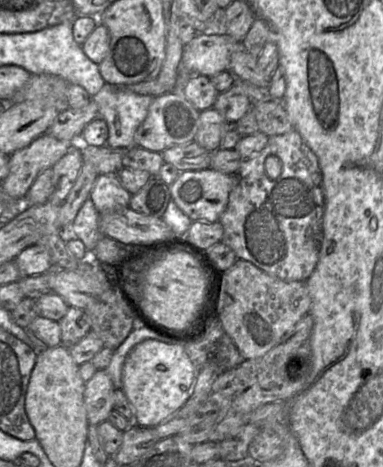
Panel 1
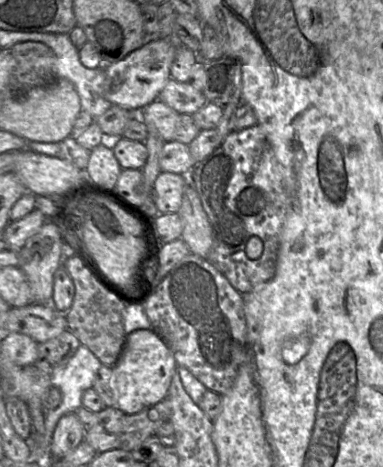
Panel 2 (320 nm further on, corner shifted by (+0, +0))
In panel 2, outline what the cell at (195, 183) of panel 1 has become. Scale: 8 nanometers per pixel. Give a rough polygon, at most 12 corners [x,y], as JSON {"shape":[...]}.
{"shape":[[158,175],[152,200],[159,214],[178,213],[187,175]]}

